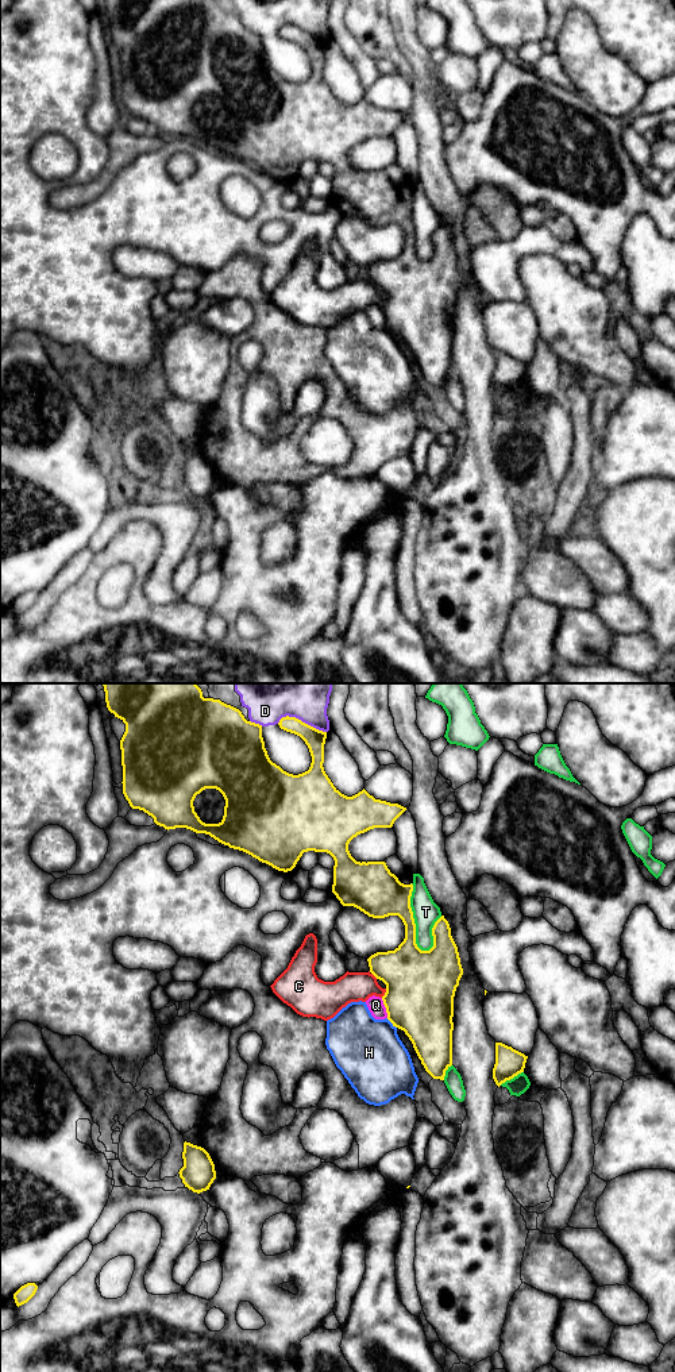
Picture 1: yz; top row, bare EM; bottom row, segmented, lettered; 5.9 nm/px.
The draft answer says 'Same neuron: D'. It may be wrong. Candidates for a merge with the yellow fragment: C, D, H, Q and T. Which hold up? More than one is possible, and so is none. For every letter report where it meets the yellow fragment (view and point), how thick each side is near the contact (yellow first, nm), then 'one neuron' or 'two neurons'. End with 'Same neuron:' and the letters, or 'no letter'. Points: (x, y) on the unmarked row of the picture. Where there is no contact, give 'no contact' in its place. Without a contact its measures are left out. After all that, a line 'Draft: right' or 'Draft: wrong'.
C: meets yellow in yz at (385, 301); 420 nm thick on the yellow side, 180 nm on the other; one neuron
D: meets yellow in yz at (300, 29); 120 nm thick on the yellow side, 200 nm on the other; two neurons
H: meets yellow in yz at (392, 331); 420 nm thick on the yellow side, 400 nm on the other; two neurons
Q: meets yellow in yz at (385, 315); 420 nm thick on the yellow side, 100 nm on the other; two neurons
T: meets yellow in yz at (413, 228); 280 nm thick on the yellow side, 160 nm on the other; two neurons
Same neuron: C
Draft: wrong

